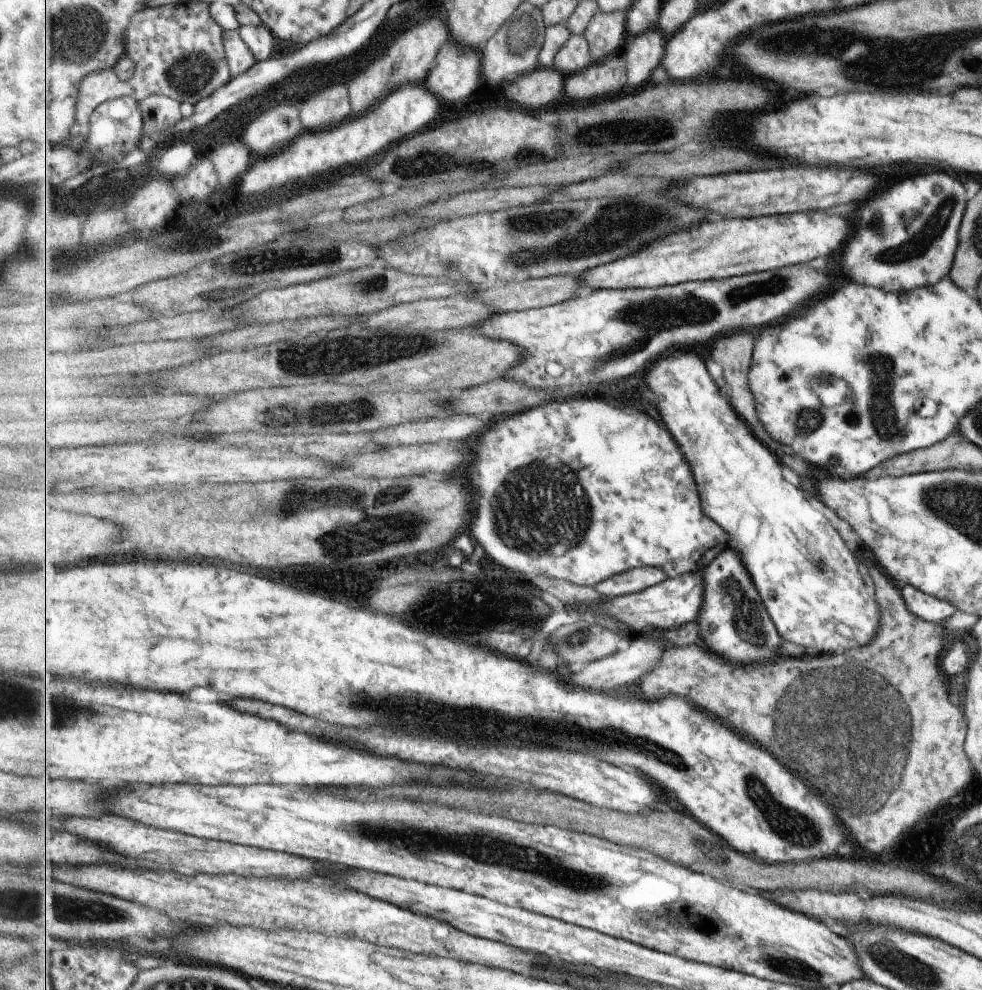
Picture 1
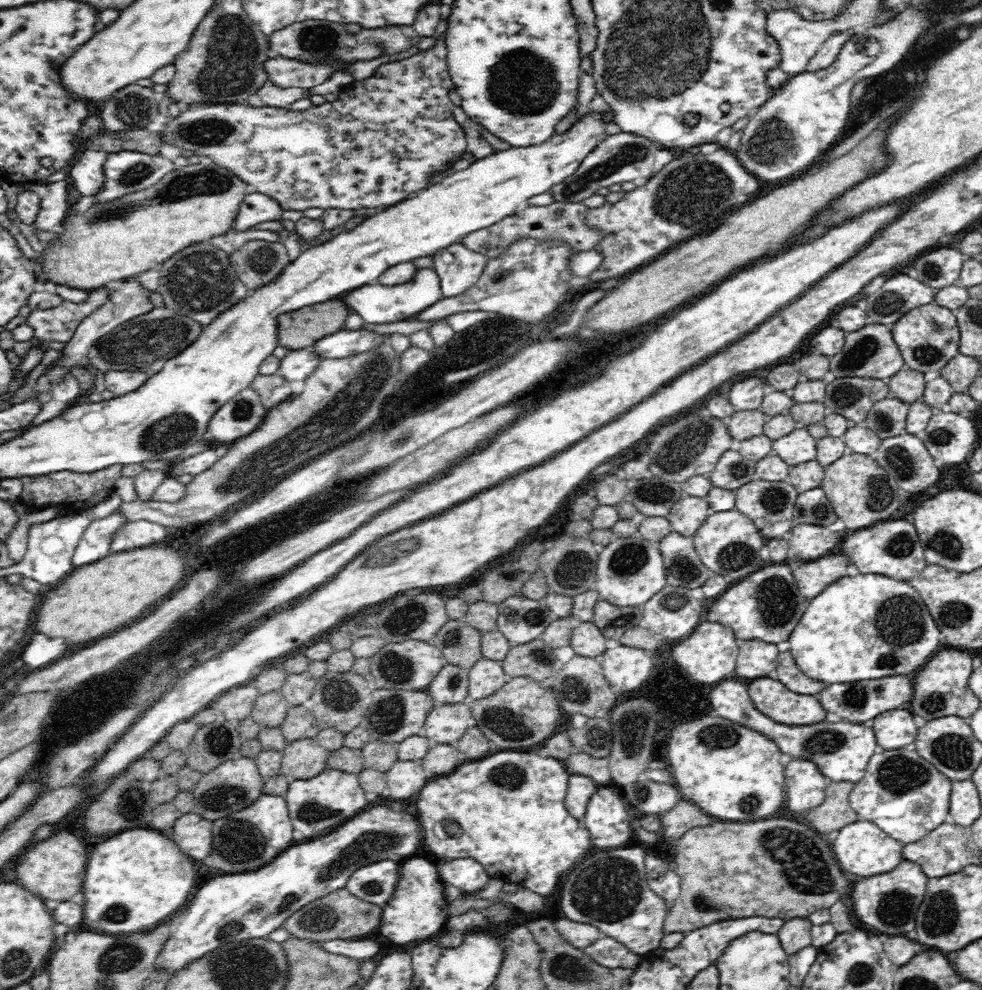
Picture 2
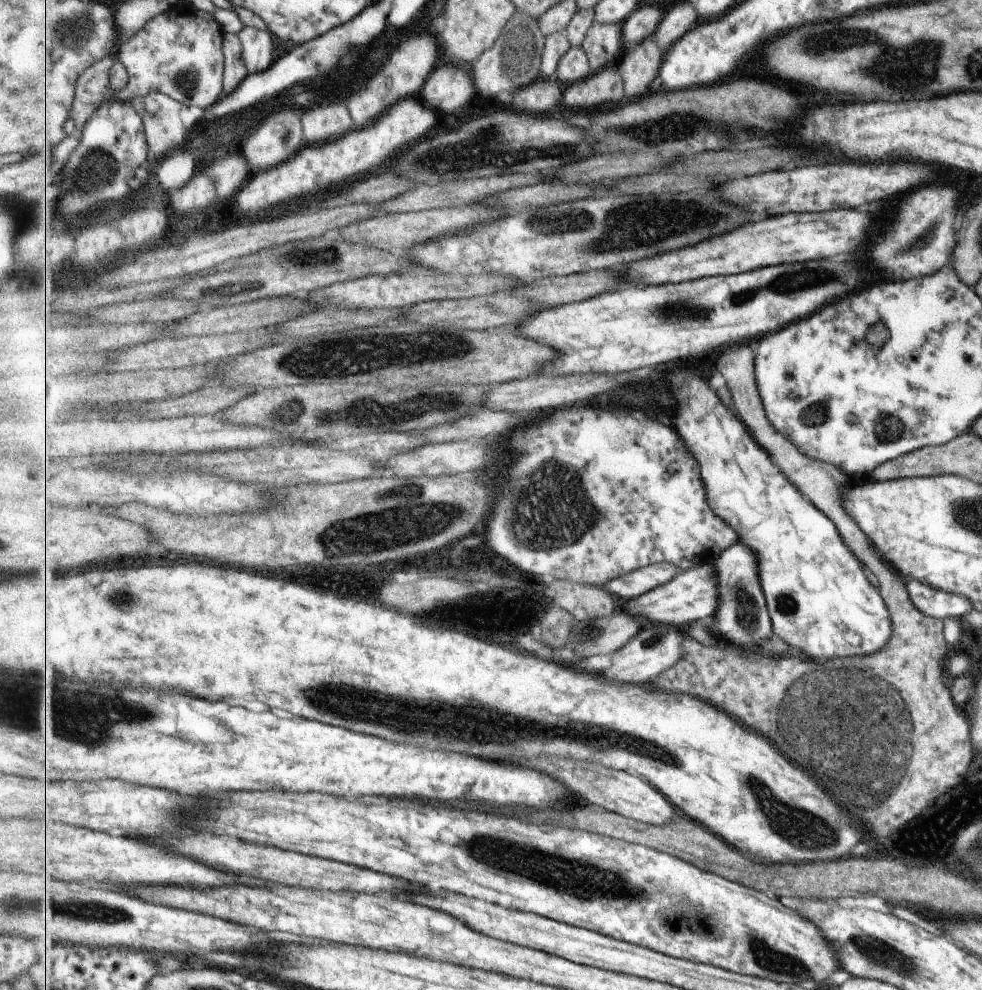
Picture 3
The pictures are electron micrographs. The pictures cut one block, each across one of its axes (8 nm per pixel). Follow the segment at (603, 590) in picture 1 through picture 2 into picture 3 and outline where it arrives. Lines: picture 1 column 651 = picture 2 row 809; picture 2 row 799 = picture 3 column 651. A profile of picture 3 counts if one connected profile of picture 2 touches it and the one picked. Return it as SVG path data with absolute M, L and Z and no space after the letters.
M670 562L659 563L635 570L623 577L617 577L602 587L605 592L622 598L637 598L651 590L671 582L681 572L679 566Z

